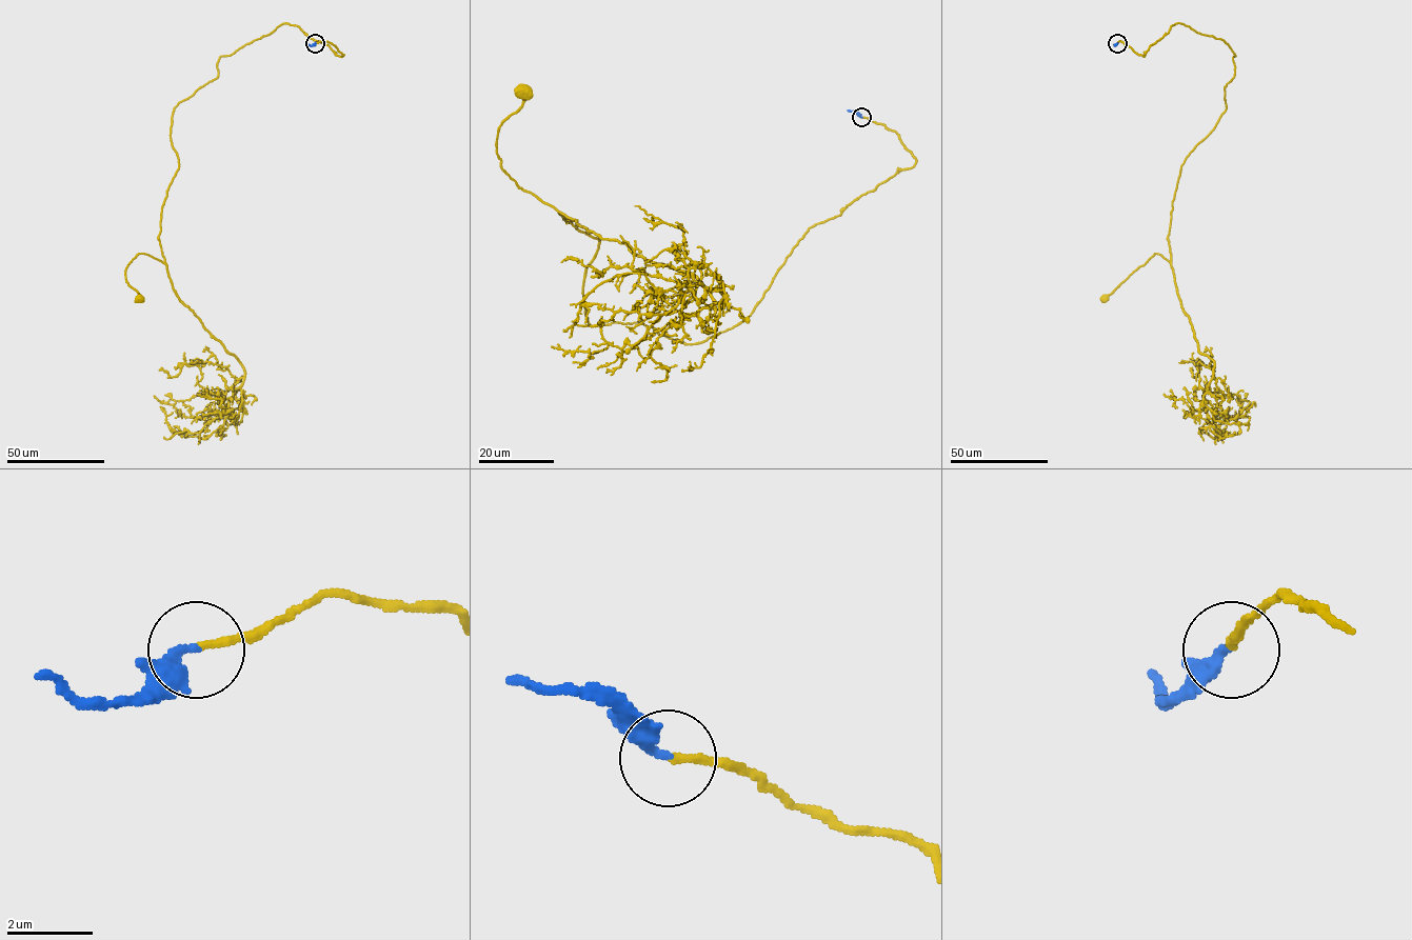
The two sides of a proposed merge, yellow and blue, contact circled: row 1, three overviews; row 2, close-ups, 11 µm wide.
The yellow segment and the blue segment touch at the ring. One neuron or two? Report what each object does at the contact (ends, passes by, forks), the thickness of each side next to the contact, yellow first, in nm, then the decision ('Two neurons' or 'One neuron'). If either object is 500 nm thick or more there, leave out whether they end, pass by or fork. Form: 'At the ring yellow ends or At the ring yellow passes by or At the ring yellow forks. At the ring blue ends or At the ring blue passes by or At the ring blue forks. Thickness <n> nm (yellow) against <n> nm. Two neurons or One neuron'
At the ring yellow ends. At the ring blue ends. Thickness 160 nm (yellow) against 240 nm. One neuron

